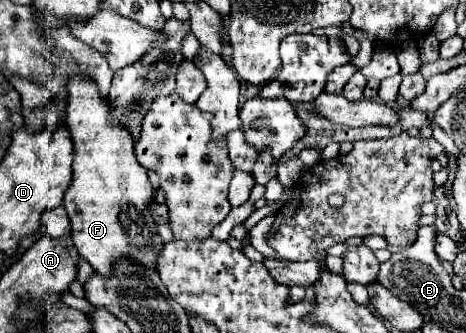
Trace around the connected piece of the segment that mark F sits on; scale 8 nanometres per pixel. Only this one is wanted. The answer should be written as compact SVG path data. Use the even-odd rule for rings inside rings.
M73 74L67 80L65 102L67 102L67 128L71 130L71 138L75 144L75 160L73 160L73 182L65 192L63 206L71 220L71 240L77 252L99 274L109 274L113 260L121 256L129 256L137 262L143 262L149 268L157 268L157 250L161 250L163 242L157 236L153 218L145 210L147 204L153 200L153 188L145 168L135 160L131 134L119 122L113 120L113 104L111 100L99 94L99 86L97 82L93 82L91 76Z

